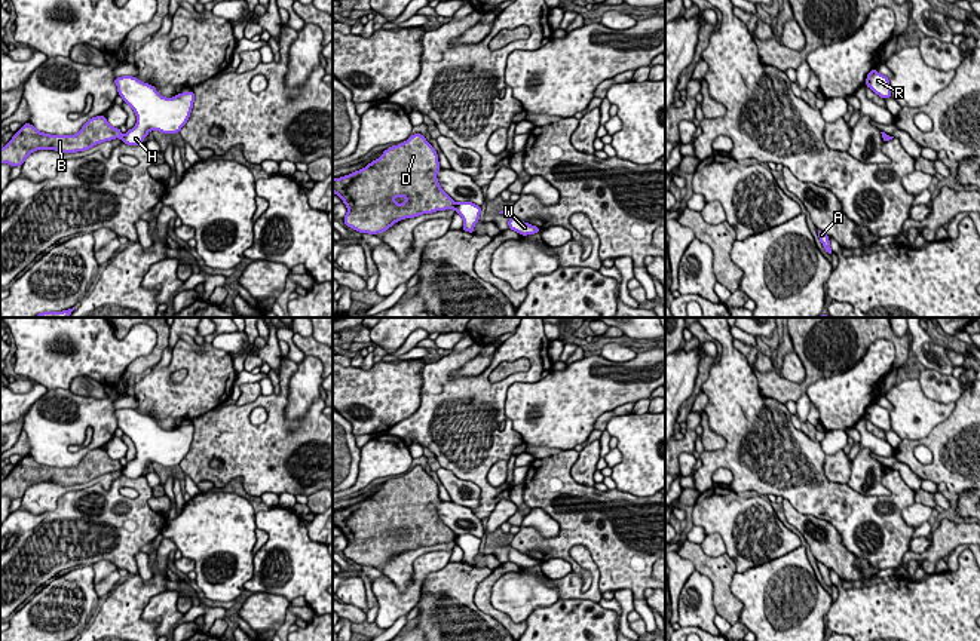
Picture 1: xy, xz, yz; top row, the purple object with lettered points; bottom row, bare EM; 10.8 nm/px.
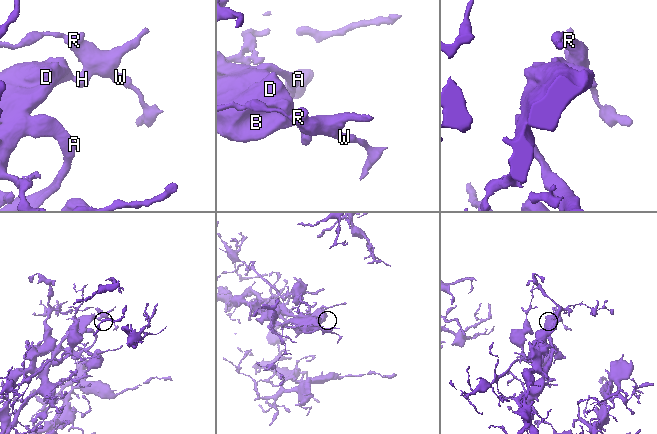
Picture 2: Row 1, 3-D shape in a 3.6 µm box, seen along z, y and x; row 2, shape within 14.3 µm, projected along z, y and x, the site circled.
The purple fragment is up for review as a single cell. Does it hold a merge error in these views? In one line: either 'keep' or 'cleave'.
cleave

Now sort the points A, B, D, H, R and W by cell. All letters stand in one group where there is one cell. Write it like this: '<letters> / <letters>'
A B D / H R W

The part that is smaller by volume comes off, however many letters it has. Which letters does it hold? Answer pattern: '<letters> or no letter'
H, R, W

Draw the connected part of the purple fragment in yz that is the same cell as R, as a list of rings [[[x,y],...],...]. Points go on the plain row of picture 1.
[[[875,401],[867,407],[866,418],[870,420],[876,427],[879,427],[883,432],[892,430],[889,411],[878,405]]]

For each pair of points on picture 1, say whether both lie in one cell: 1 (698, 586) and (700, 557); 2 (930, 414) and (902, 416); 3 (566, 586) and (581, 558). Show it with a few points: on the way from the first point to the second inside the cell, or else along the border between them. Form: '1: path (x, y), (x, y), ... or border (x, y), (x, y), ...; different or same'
1: border (695, 570), (710, 580), (714, 604); different
2: path (922, 414), (909, 416); same
3: path (579, 594), (587, 594), (594, 586), (594, 572); same

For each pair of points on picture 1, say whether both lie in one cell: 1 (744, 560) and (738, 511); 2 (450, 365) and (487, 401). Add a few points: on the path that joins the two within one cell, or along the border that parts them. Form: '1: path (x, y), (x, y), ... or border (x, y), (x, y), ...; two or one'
1: path (744, 548), (744, 523); one
2: path (452, 377), (475, 401); one

